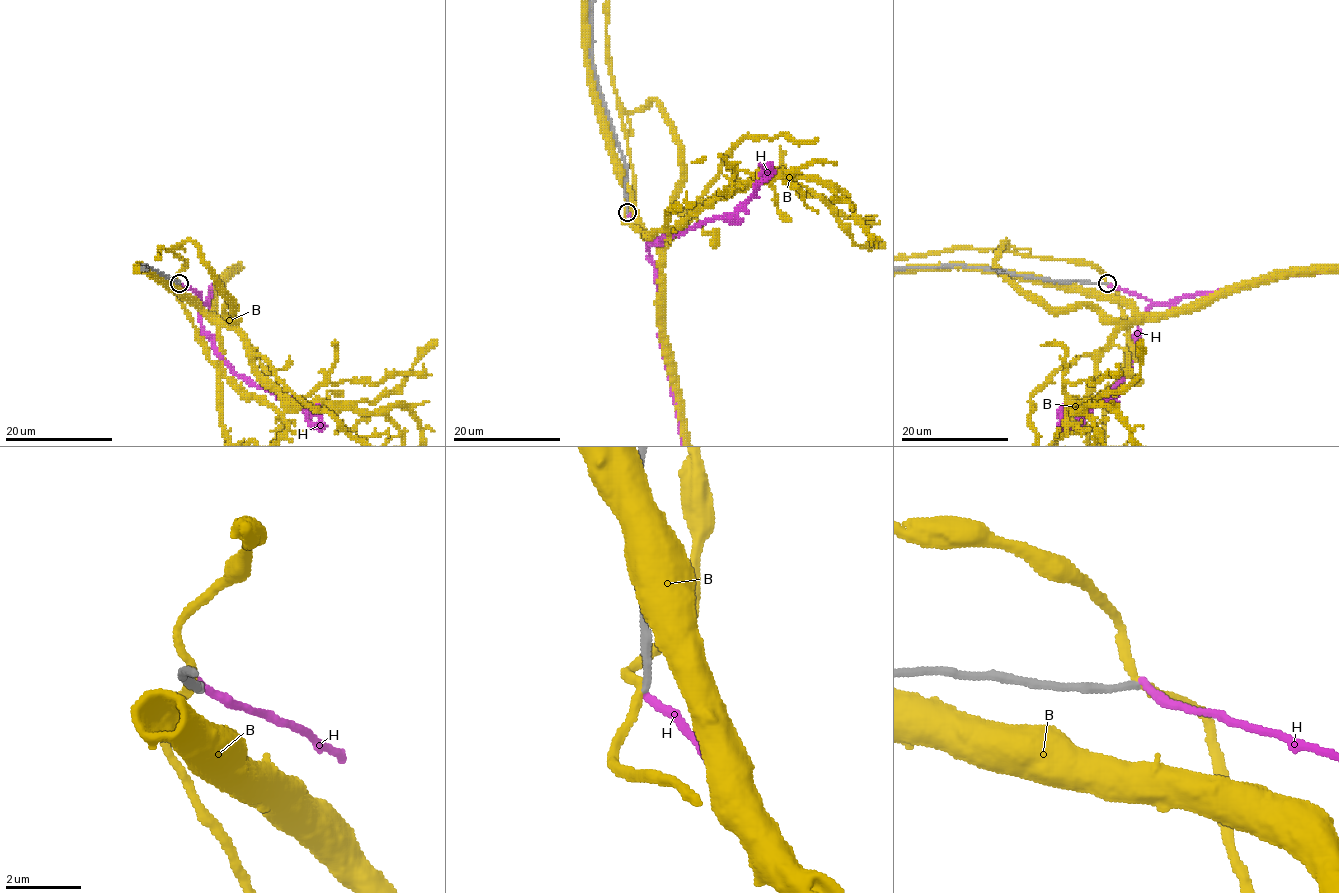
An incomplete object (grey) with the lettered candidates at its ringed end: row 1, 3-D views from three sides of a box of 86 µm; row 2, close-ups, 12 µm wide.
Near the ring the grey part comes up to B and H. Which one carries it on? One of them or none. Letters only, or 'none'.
none

